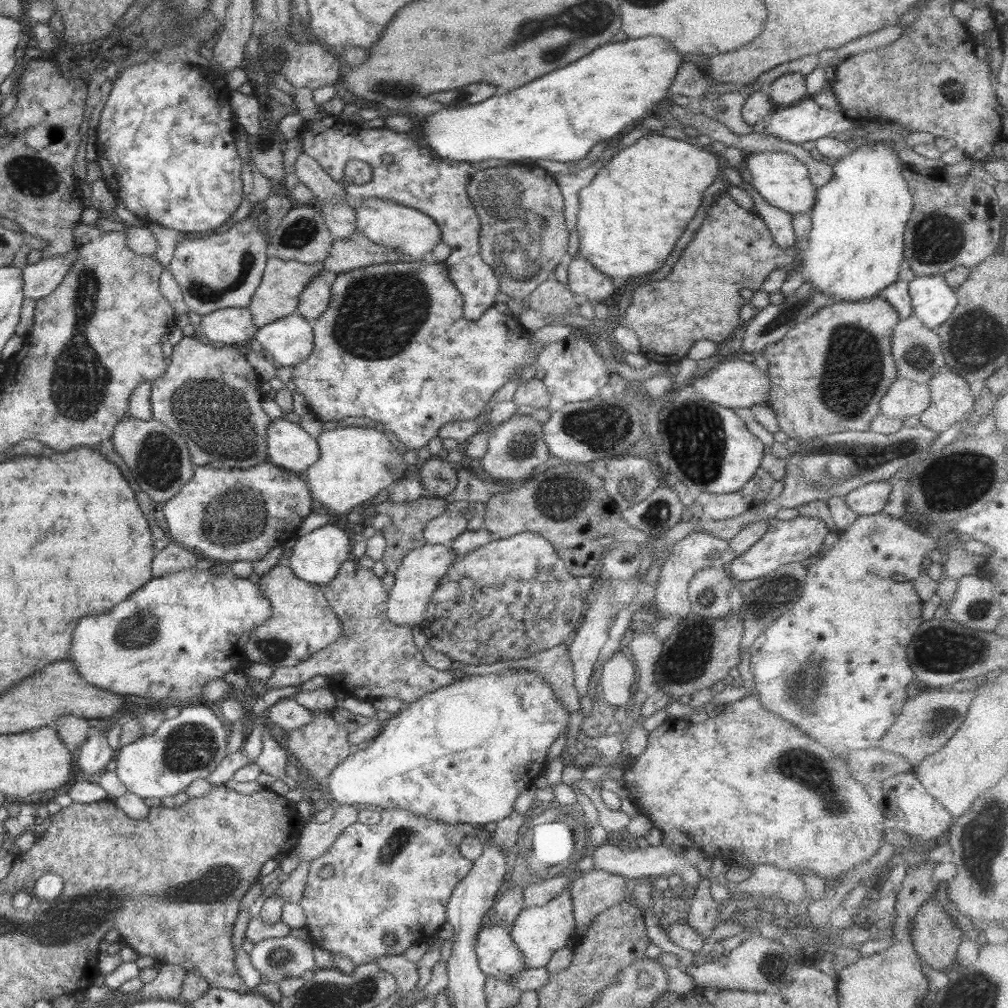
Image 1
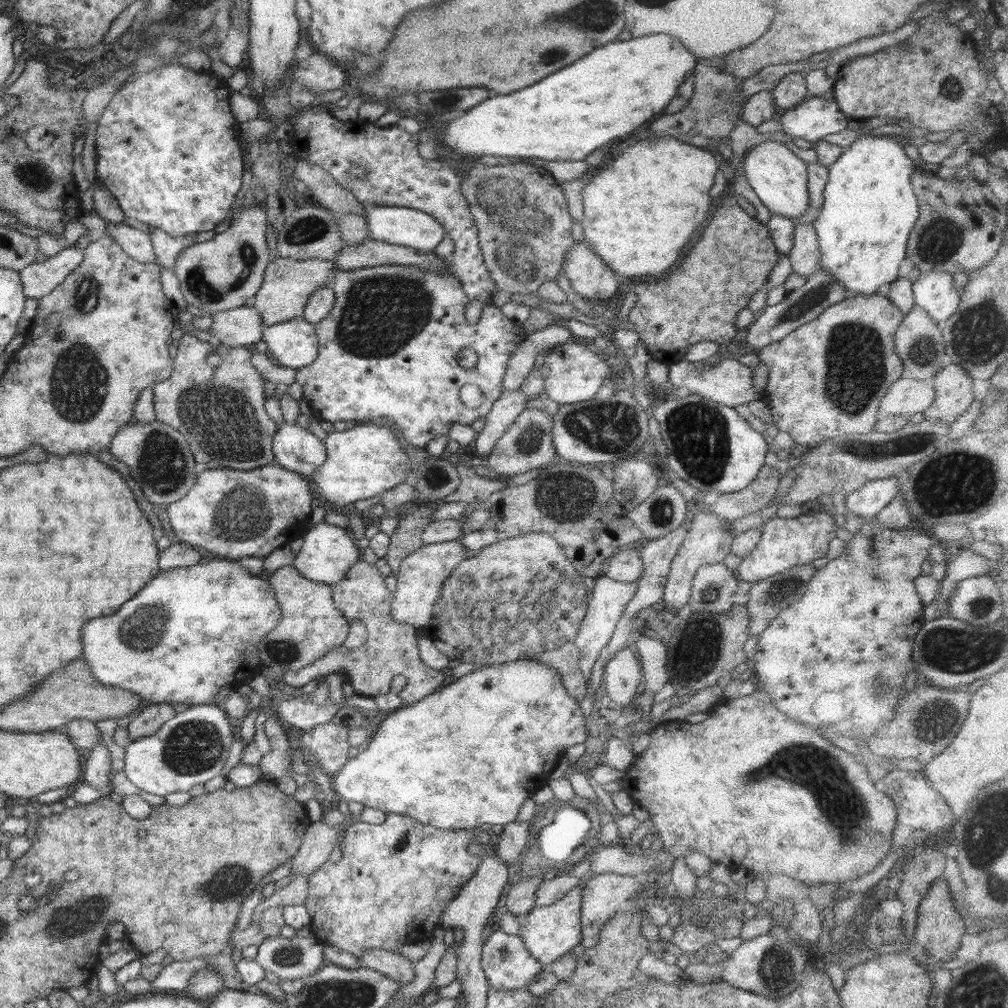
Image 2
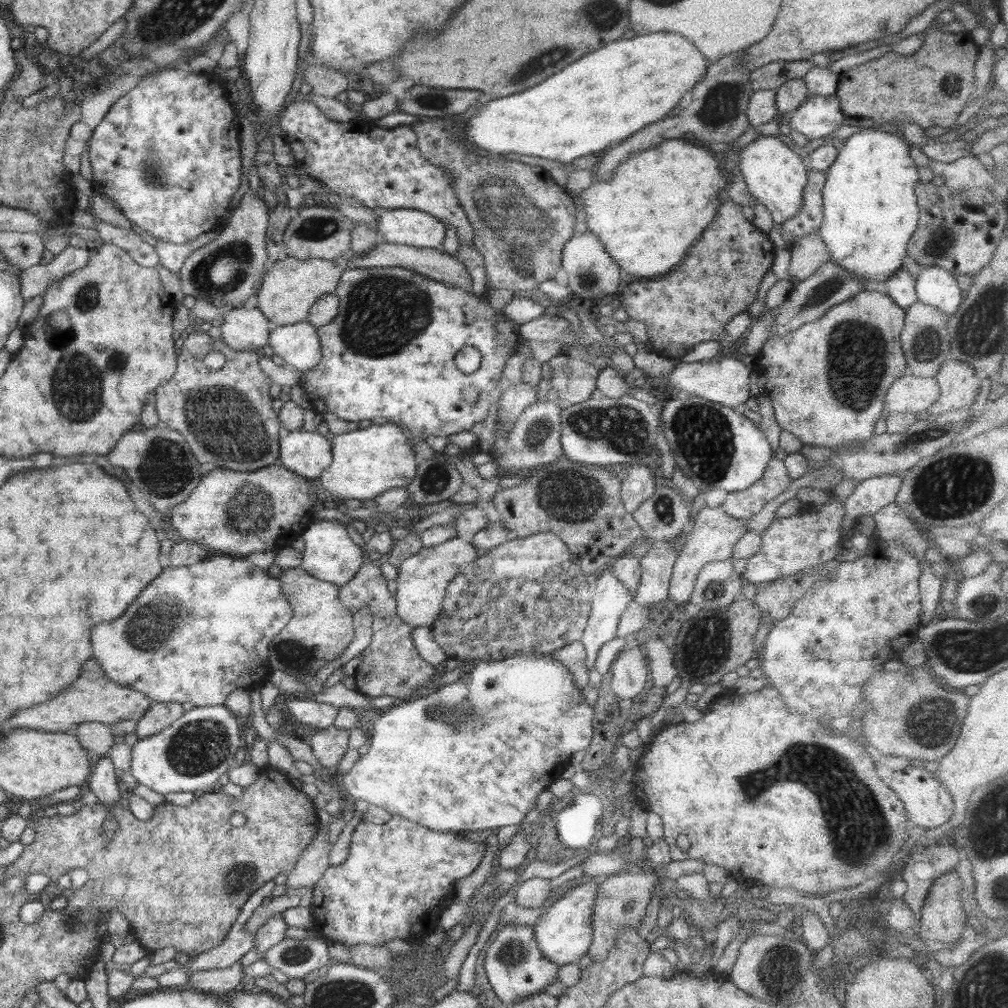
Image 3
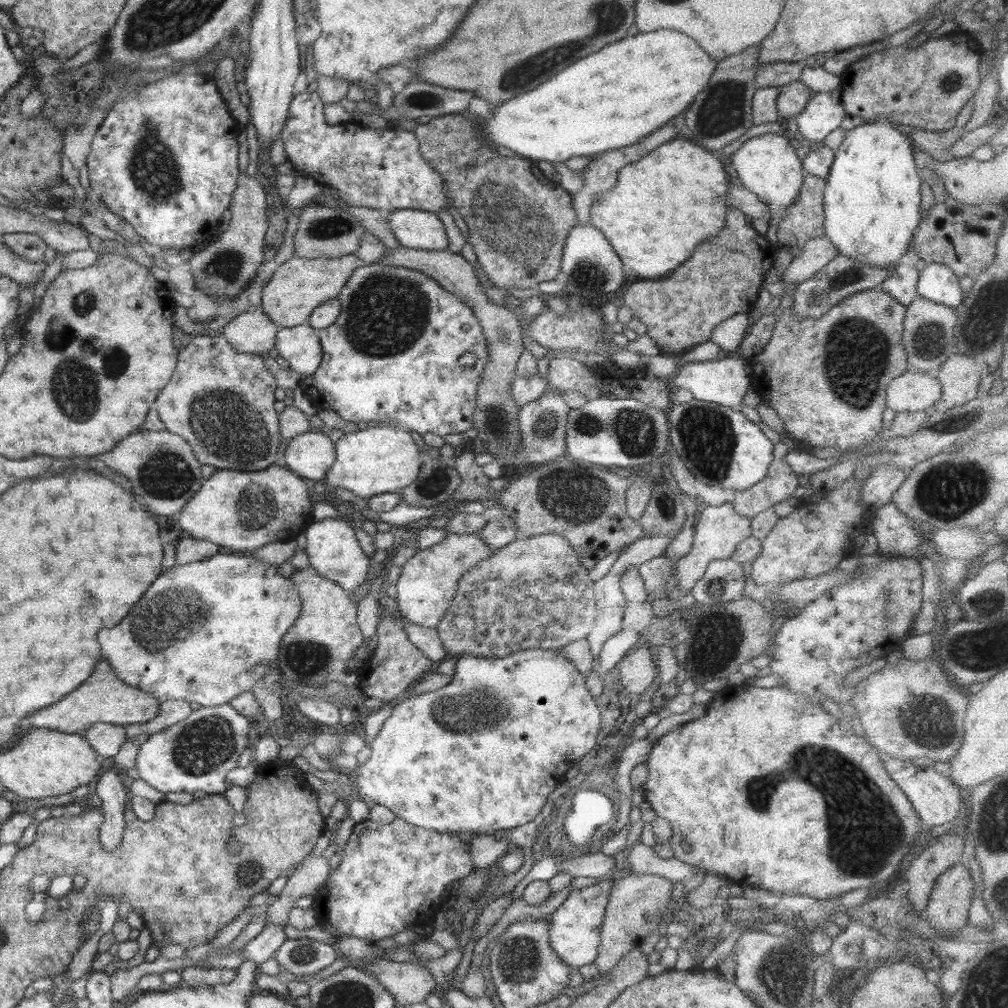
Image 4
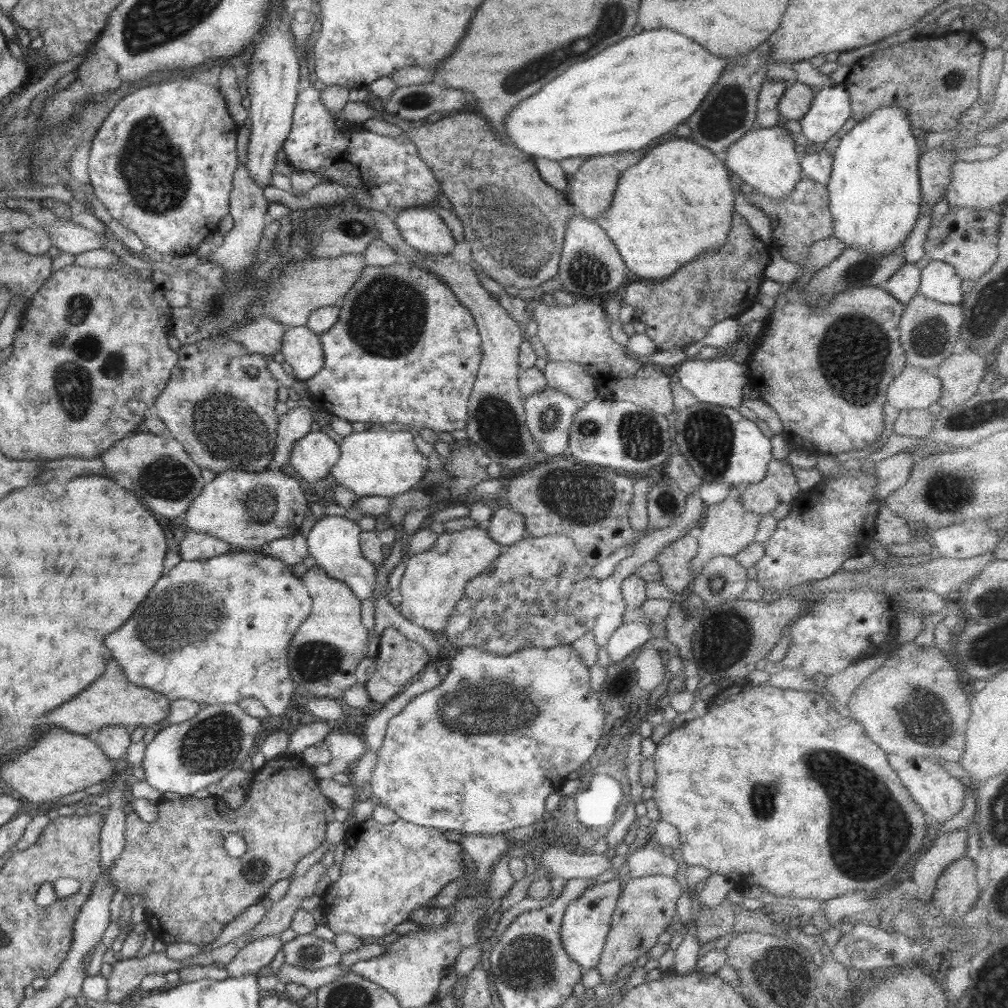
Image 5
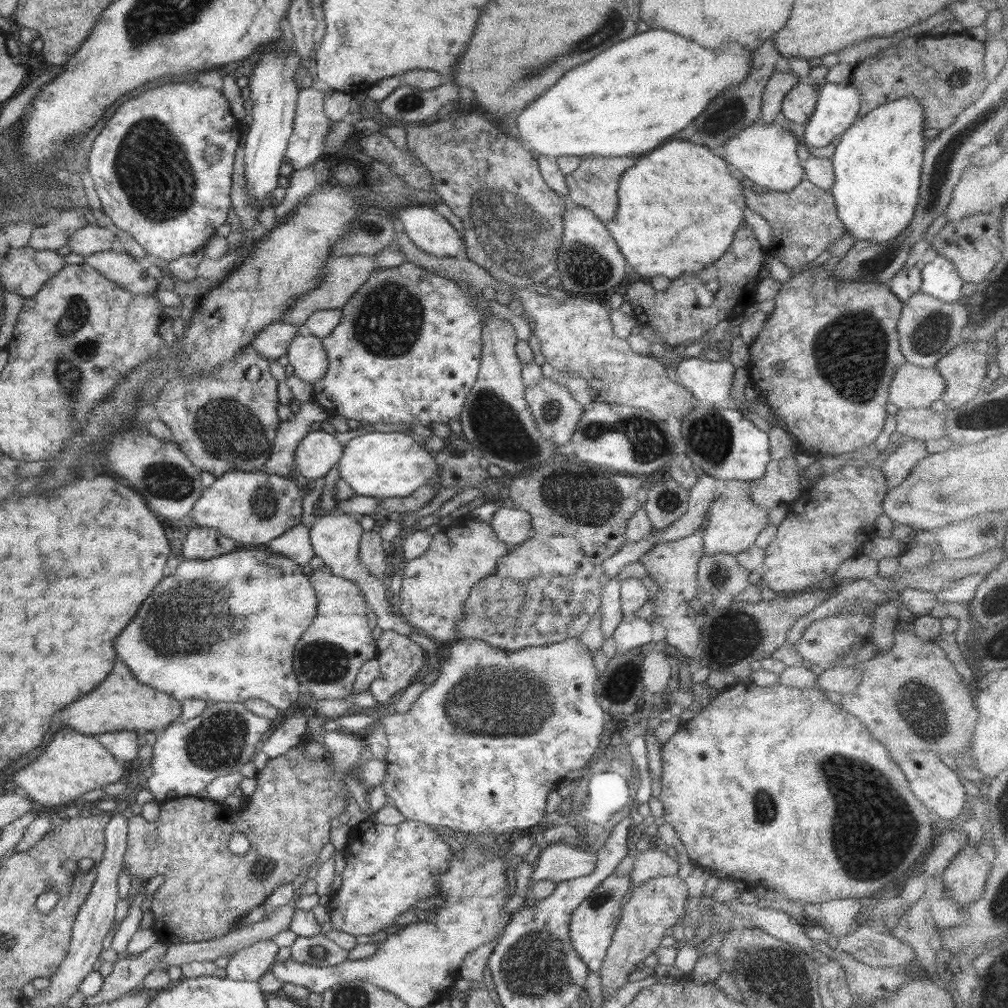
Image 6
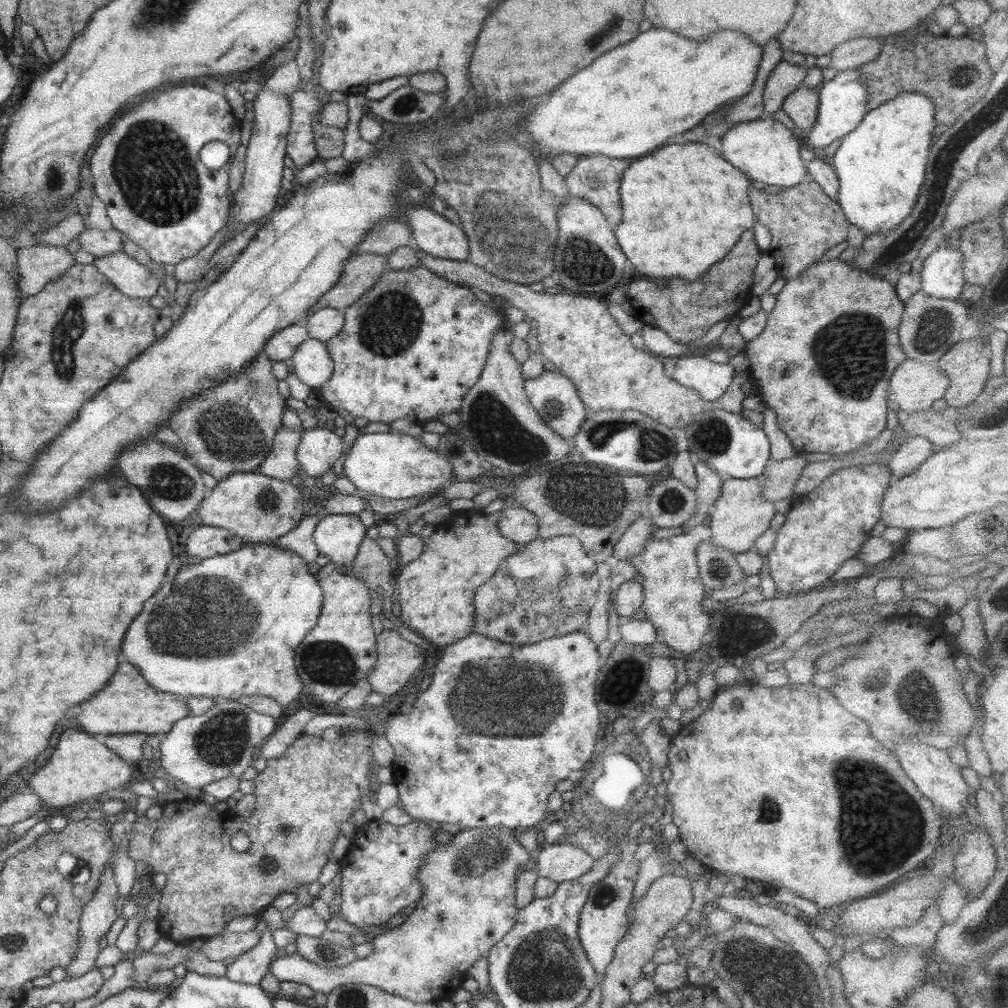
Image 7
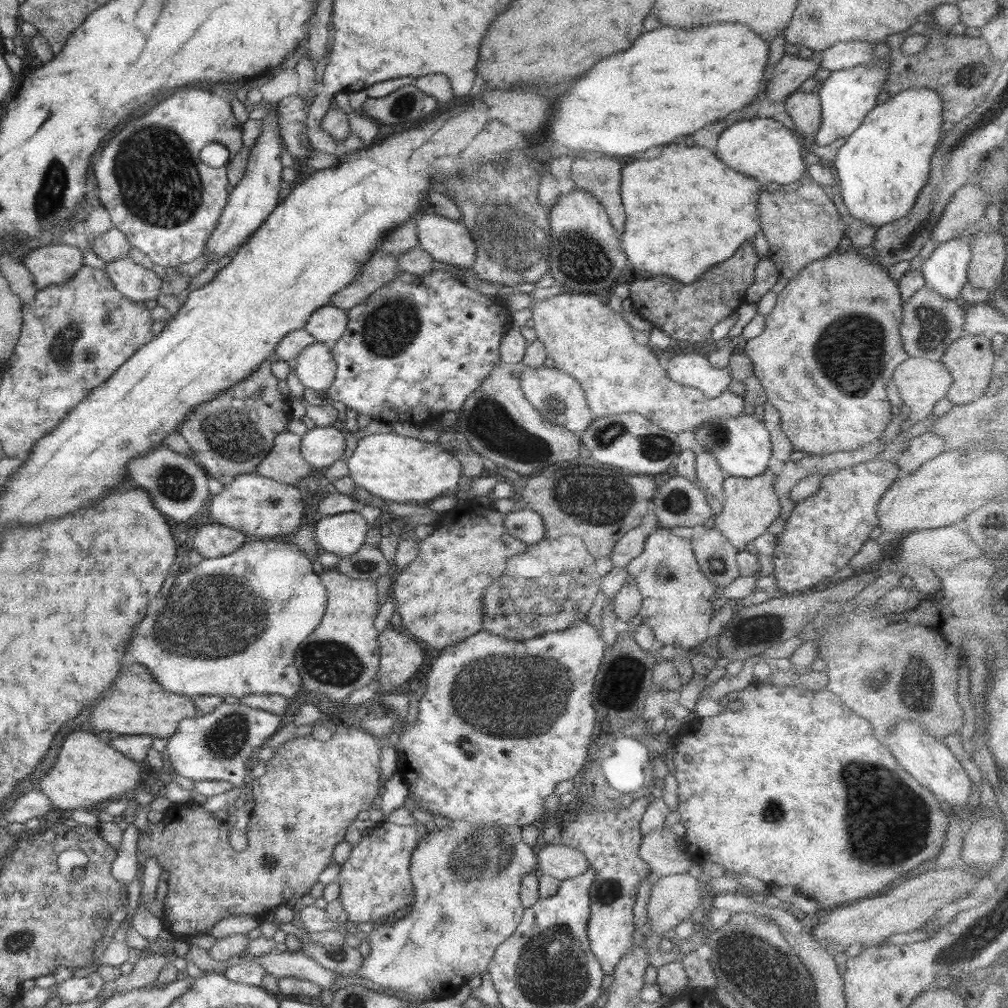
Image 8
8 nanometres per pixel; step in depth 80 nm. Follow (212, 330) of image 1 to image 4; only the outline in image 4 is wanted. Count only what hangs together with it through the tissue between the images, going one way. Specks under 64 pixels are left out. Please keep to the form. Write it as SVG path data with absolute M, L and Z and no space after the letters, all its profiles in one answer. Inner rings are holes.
M255 309L228 321L222 326L222 334L238 352L265 356L275 348L279 327L262 310Z

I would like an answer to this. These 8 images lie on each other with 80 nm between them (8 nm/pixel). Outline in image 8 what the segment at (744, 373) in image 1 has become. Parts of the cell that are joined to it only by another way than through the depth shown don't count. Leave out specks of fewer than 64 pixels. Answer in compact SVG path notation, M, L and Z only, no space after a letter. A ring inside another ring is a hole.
M702 351L670 354L665 372L673 382L697 388L708 398L721 396L733 382L731 371L714 368Z

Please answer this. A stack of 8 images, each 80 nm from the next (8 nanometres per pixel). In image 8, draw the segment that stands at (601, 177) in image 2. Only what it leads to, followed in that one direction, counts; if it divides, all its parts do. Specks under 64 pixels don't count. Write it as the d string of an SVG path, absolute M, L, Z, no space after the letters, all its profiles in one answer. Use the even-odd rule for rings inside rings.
M666 146L658 158L632 159L621 172L621 199L628 218L622 242L637 275L648 272L642 276L653 278L663 274L686 285L714 265L728 260L742 242L753 241L761 231L757 204L759 194L762 196L764 192L755 178L734 172L710 150L700 146Z

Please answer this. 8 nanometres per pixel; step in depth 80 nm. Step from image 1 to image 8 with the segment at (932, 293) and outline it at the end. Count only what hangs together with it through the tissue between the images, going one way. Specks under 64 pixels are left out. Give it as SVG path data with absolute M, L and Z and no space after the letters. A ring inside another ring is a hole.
M970 230L960 237L938 244L928 259L919 261L926 284L947 299L954 301L959 298L962 287L968 281L967 272L971 261L970 233L974 232Z

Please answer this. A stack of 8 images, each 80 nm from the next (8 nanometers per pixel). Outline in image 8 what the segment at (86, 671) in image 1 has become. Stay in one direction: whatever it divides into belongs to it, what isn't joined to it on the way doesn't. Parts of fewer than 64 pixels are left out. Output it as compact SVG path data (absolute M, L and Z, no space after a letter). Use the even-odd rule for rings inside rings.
M251 538L246 543L236 549L232 554L219 556L218 558L203 558L197 565L192 566L188 572L182 574L182 578L178 576L178 580L174 582L170 596L168 598L154 598L150 600L148 614L146 618L140 622L140 628L136 628L136 634L132 638L132 646L130 646L130 654L134 656L136 662L144 664L150 670L150 674L164 687L164 690L172 691L189 698L196 695L218 695L221 697L235 696L242 698L252 694L277 694L282 695L289 701L303 684L300 673L295 665L296 649L300 642L312 634L312 631L320 624L326 606L326 589L321 578L314 573L312 569L313 563L302 552L298 546L292 543L278 542L274 539Z

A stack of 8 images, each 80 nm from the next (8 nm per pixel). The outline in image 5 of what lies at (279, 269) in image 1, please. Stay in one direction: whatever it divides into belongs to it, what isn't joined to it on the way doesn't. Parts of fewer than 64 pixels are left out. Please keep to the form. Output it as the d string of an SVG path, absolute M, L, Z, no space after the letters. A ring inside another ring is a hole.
M343 254L336 258L310 258L297 260L285 266L279 278L272 283L262 304L264 314L286 328L304 326L310 313L324 306L340 306L343 296L358 282L367 267L366 259L360 254Z

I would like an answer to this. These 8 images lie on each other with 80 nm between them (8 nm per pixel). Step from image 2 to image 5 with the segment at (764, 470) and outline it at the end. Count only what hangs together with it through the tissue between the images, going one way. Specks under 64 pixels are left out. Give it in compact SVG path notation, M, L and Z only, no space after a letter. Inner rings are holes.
M772 459L767 466L768 472L757 483L738 486L744 508L752 514L762 516L772 512L779 504L792 504L802 493L792 472L793 465L788 459Z

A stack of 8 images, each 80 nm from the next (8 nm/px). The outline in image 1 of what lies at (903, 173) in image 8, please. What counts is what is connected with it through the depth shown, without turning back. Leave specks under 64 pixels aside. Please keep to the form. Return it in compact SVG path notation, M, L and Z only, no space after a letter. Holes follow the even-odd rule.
M883 141L865 142L865 144L862 144L856 150L851 151L849 155L844 155L837 164L834 164L833 173L828 182L825 182L824 186L817 189L815 205L810 213L811 230L808 233L808 240L807 242L796 242L795 246L801 248L801 261L803 262L801 273L806 280L805 282L810 283L816 290L828 295L829 302L857 301L876 297L883 288L890 286L898 280L900 262L905 260L903 253L905 226L910 220L911 210L913 210L912 193L909 191L908 185L902 176L902 166L903 162L900 161L890 143Z

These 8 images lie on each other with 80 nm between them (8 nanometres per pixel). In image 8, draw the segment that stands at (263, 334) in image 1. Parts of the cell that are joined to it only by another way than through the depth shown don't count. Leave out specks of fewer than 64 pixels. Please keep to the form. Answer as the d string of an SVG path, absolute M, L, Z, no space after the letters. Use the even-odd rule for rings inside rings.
M315 341L307 346L296 358L296 374L306 389L322 395L334 383L336 362L329 345Z

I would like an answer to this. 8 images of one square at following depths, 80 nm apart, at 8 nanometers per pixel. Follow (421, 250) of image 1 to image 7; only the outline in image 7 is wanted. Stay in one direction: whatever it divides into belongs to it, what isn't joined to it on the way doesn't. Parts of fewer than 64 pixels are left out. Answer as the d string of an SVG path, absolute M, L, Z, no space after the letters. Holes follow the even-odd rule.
M408 206L403 213L411 228L412 240L420 250L436 258L469 260L469 240L459 223L450 222L432 209Z

